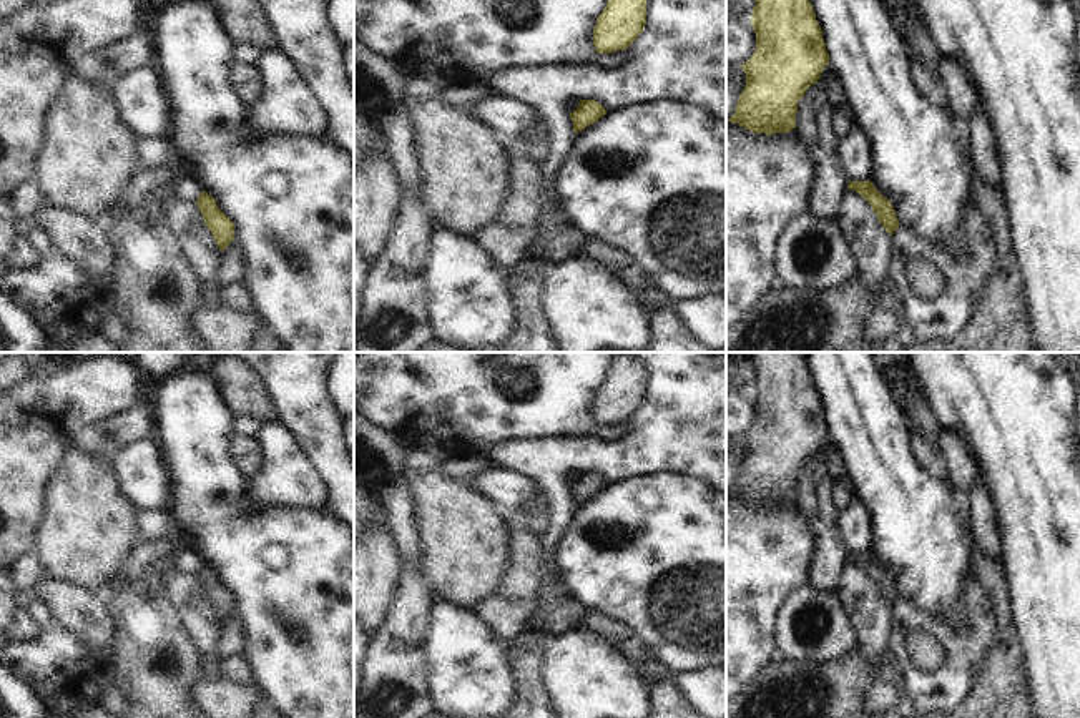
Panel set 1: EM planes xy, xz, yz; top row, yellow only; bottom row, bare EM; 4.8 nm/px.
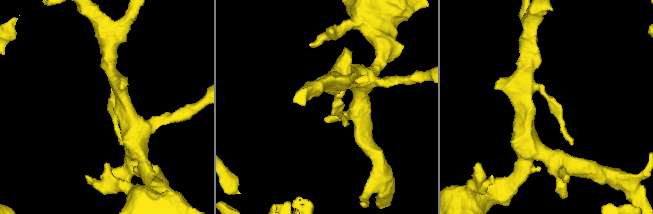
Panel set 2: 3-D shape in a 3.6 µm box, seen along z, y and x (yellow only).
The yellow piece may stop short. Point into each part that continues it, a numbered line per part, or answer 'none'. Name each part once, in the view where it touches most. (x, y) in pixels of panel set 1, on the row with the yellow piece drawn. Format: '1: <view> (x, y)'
none

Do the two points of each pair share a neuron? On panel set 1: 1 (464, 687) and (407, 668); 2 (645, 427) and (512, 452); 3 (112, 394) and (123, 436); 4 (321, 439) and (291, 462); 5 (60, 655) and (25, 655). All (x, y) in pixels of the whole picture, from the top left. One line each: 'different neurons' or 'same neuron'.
1: different neurons
2: same neuron
3: different neurons
4: different neurons
5: same neuron

